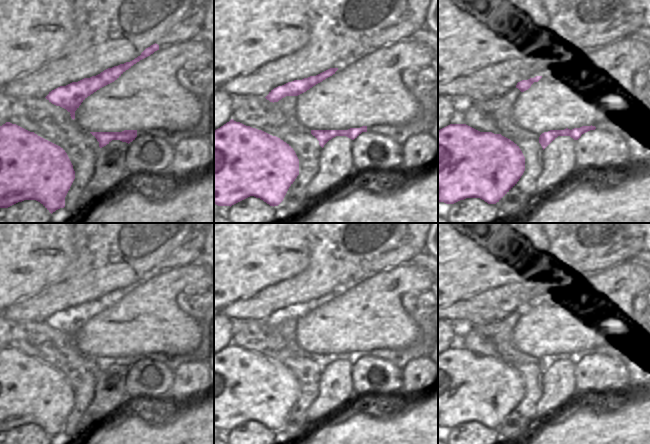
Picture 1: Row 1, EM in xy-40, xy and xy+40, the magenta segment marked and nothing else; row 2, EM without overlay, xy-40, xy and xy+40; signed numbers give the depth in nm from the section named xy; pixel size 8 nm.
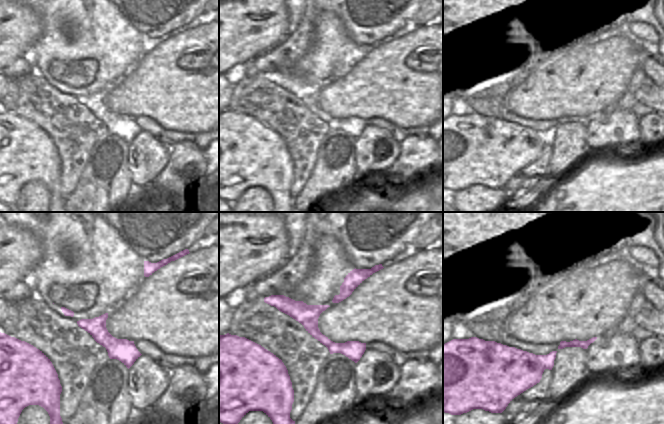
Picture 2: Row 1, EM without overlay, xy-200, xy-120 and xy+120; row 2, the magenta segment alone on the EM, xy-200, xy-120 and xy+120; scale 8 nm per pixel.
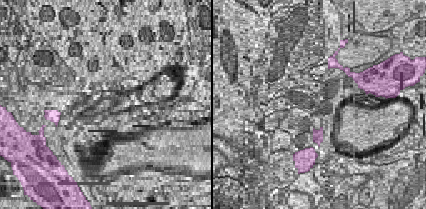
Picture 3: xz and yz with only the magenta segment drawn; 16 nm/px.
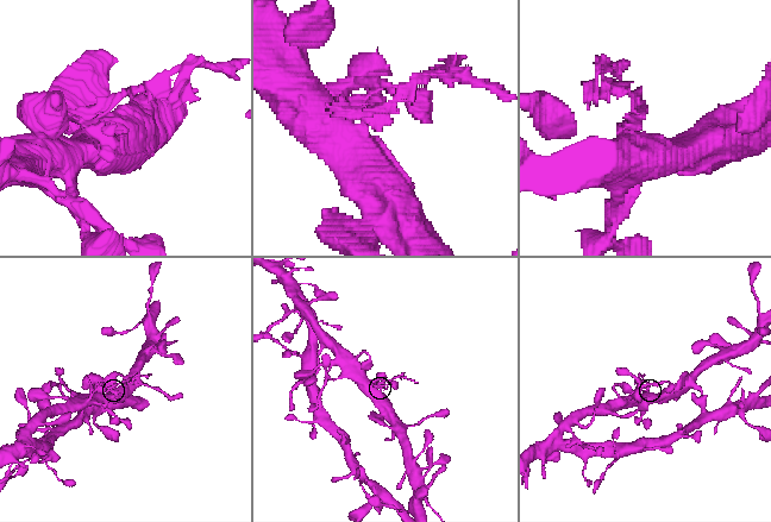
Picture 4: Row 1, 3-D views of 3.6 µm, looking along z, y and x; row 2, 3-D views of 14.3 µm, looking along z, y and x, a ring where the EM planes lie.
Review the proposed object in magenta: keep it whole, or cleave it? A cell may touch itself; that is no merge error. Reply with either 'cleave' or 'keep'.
cleave

